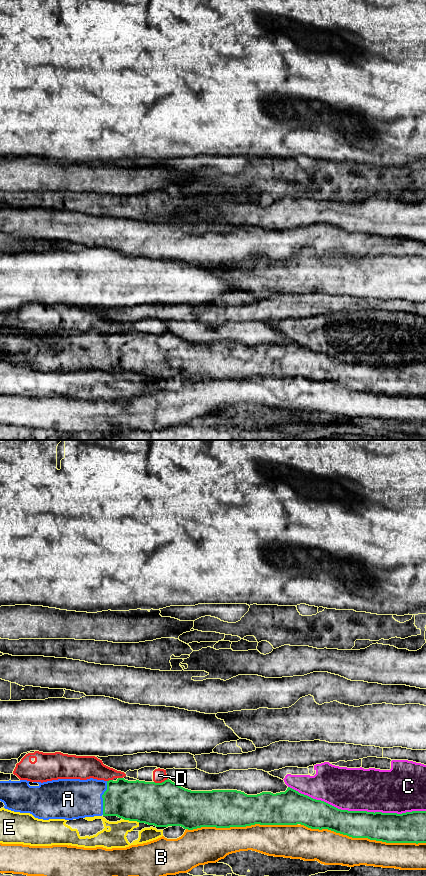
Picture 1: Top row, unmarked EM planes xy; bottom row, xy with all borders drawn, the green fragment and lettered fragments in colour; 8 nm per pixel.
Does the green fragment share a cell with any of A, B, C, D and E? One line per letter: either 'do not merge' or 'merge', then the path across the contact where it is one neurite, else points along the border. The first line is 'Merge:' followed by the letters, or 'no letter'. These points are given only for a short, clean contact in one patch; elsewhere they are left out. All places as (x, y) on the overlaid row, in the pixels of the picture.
Merge: A
A: merge; runs through xy (130, 800), (102, 797), (71, 799)
B: do not merge
C: do not merge
D: do not merge; border along xy (167, 778), (161, 782), (154, 782)
E: do not merge

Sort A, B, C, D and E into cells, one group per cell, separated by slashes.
A / B / C / D / E

